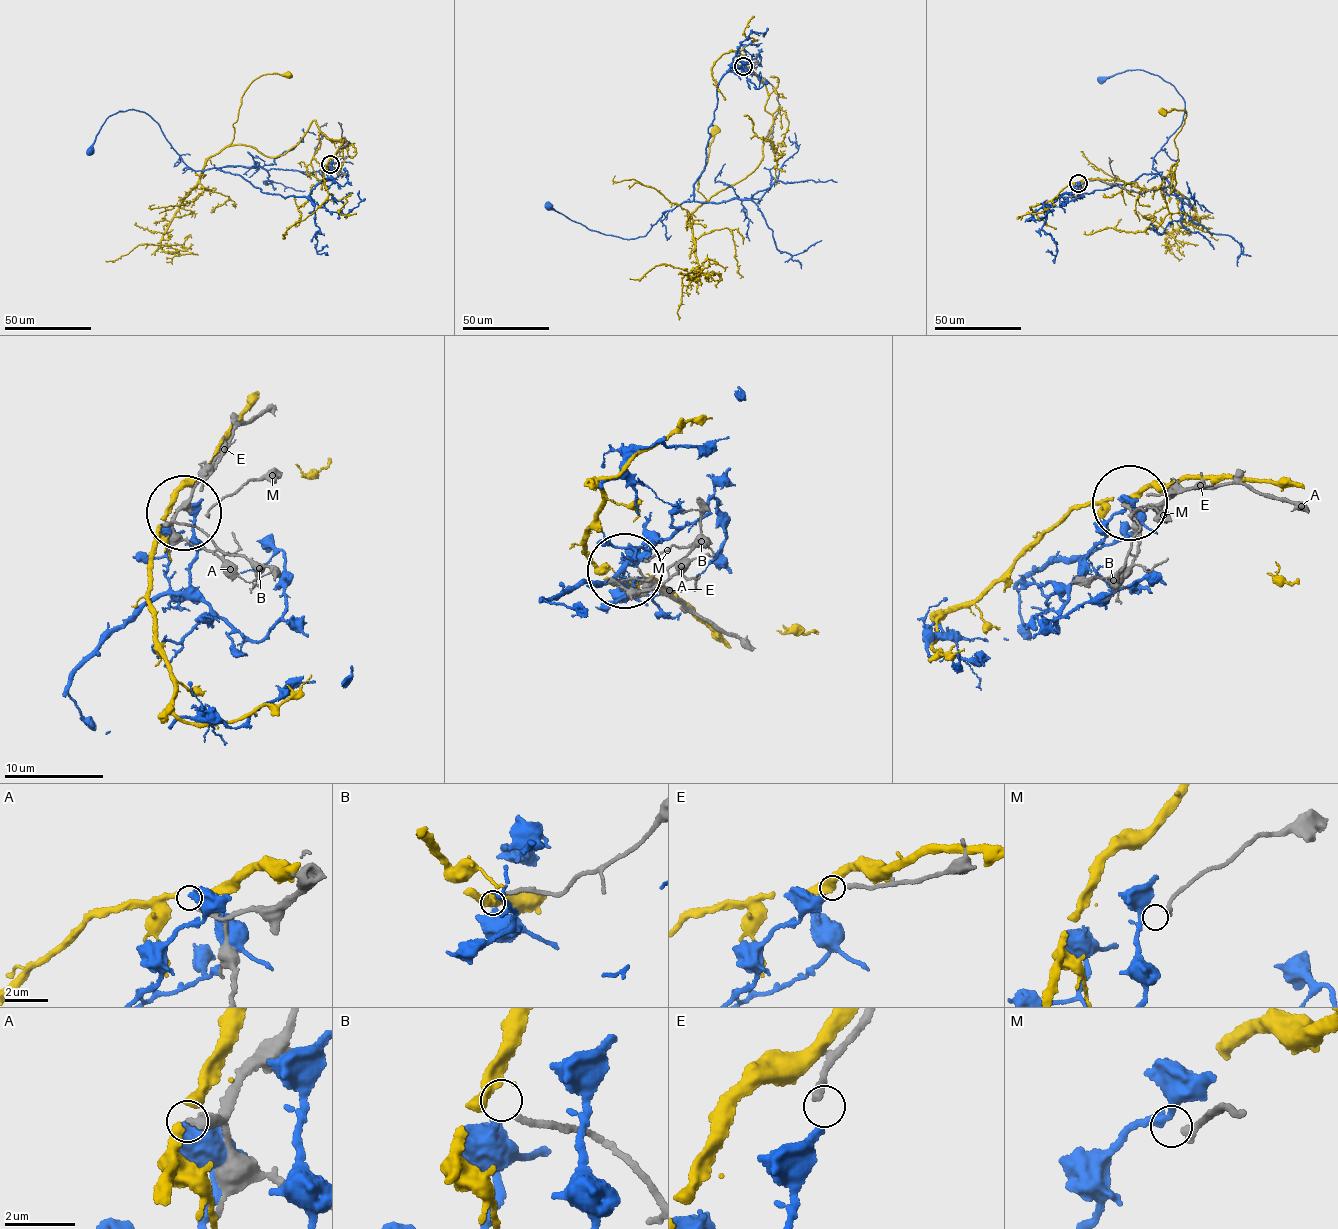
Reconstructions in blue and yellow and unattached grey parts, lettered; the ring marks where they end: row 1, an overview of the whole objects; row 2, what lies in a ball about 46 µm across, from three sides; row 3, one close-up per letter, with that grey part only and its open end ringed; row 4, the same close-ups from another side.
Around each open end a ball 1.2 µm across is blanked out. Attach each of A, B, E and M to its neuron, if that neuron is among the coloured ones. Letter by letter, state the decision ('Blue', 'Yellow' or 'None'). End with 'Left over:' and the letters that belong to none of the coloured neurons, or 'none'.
A: None
B: Yellow
E: Blue
M: None
Left over: A, M

